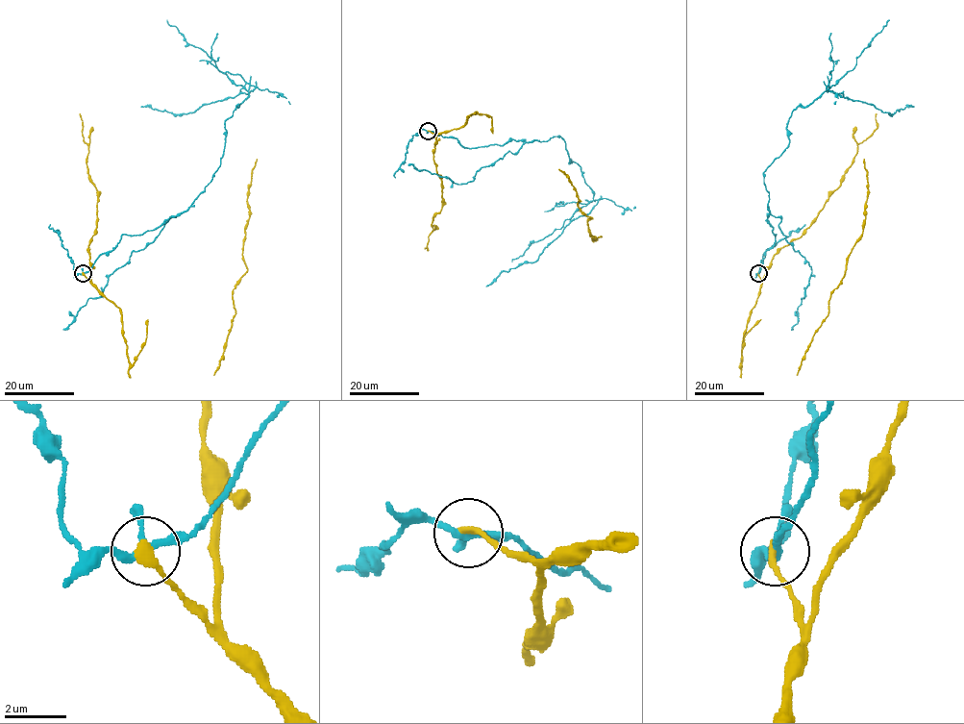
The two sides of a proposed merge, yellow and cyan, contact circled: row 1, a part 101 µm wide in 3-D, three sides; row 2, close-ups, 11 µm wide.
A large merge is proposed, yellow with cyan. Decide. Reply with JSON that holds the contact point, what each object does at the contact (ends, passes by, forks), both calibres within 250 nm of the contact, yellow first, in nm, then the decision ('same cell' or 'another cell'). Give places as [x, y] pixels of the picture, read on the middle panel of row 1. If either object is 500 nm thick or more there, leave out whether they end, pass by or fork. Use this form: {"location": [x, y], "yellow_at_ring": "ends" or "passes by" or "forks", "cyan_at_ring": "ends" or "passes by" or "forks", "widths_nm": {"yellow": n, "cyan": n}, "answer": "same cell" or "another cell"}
{"location": [428, 131], "yellow_at_ring": "ends", "cyan_at_ring": "forks", "widths_nm": {"yellow": 320, "cyan": 200}, "answer": "another cell"}

